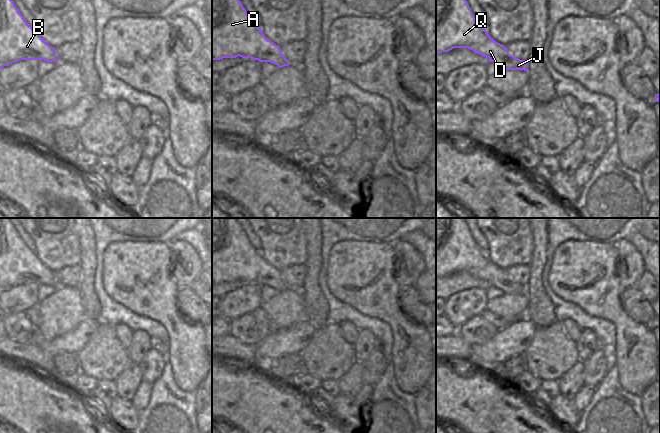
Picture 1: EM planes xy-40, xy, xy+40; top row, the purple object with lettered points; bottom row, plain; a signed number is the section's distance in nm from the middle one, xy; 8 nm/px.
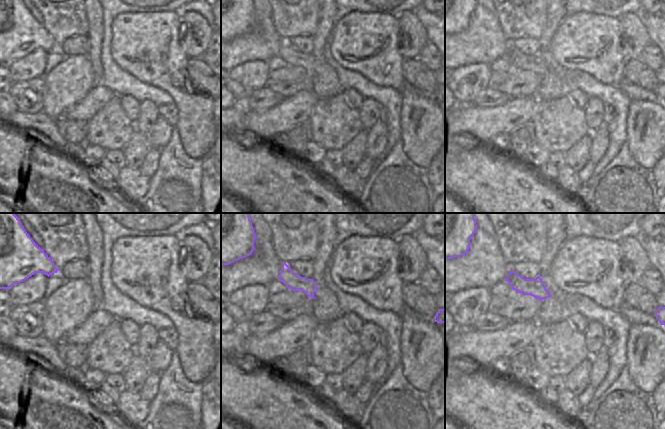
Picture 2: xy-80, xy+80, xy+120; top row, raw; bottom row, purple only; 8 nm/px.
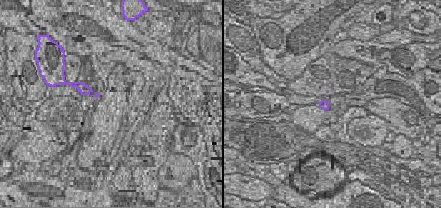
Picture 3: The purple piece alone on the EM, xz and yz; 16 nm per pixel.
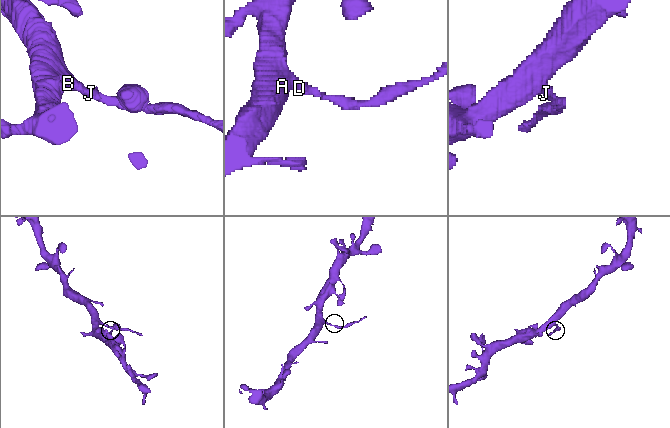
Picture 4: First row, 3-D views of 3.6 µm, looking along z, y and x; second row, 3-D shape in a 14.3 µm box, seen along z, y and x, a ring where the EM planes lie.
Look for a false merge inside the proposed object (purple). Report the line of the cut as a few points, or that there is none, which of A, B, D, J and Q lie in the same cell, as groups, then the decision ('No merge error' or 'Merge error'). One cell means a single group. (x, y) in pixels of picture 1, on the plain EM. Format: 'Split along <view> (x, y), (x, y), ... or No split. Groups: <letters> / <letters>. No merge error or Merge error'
Split along xy+40 (509, 278), (501, 289). Groups: A B D Q / J. Merge error.

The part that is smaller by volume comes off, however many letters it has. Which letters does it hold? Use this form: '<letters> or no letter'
J.

